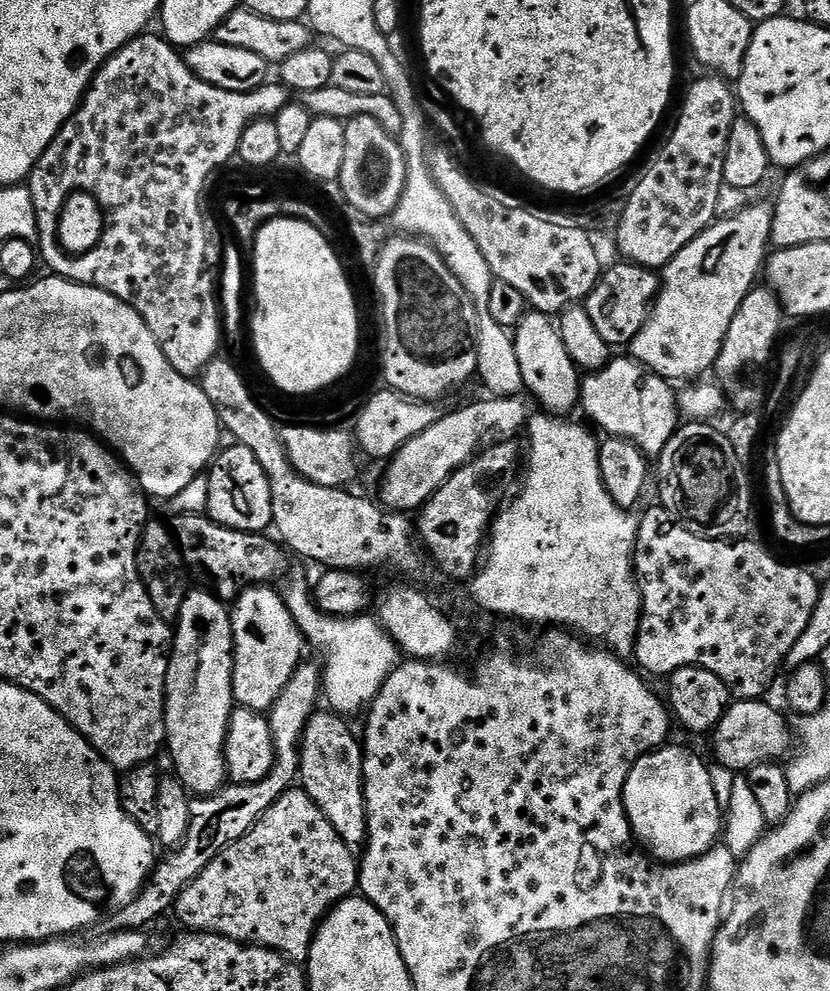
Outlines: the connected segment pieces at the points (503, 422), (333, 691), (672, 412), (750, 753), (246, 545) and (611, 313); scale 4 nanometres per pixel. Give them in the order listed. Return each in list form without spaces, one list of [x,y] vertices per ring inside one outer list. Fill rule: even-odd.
[[[501,396],[487,399],[480,400],[477,404],[468,404],[457,412],[445,411],[440,419],[434,422],[434,426],[430,426],[430,430],[422,430],[418,438],[410,438],[410,442],[406,442],[406,446],[399,448],[395,456],[387,461],[388,473],[384,476],[384,485],[380,488],[379,499],[389,509],[405,514],[423,509],[429,498],[461,466],[481,451],[480,440],[486,439],[491,432],[496,435],[496,438],[516,438],[512,436],[525,431],[530,419],[530,411],[528,412],[528,404],[524,398]]]
[[[293,563],[286,575],[281,577],[279,591],[307,645],[314,646],[324,658],[322,696],[325,703],[328,702],[327,707],[345,718],[360,711],[363,713],[376,699],[389,674],[399,664],[399,647],[373,615],[334,617],[318,608],[312,593],[312,580],[309,580],[305,568],[307,567],[303,563]]]
[[[631,355],[609,360],[608,365],[597,372],[589,372],[583,377],[580,386],[580,404],[584,412],[600,428],[605,428],[608,436],[633,440],[645,456],[658,458],[666,450],[670,438],[682,424],[682,413],[678,407],[678,392],[669,381],[639,364]]]
[[[767,699],[758,700],[736,700],[729,703],[728,709],[722,714],[722,718],[718,722],[718,726],[712,729],[710,739],[712,739],[712,752],[716,755],[716,760],[724,768],[736,772],[732,774],[747,774],[752,767],[758,763],[766,763],[768,761],[779,761],[794,748],[794,728],[788,720],[775,708],[772,704],[767,704]]]
[[[185,512],[175,519],[171,521],[170,527],[189,573],[193,577],[201,576],[208,583],[205,585],[225,602],[235,601],[245,588],[260,586],[272,582],[272,579],[275,581],[289,567],[289,553],[264,532],[227,528],[216,524],[211,516],[195,512]]]
[[[619,262],[613,268],[603,269],[600,281],[588,295],[586,307],[598,334],[613,346],[631,345],[637,334],[644,331],[644,324],[660,294],[661,277],[653,269],[643,268],[641,264]]]

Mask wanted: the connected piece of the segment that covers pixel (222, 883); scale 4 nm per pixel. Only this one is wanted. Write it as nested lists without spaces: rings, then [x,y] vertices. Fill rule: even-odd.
[[[293,786],[286,794],[282,794],[282,798],[278,798],[278,802],[274,802],[274,806],[270,806],[270,810],[266,810],[266,814],[262,814],[262,818],[258,818],[258,822],[246,835],[238,838],[238,842],[226,846],[226,850],[222,850],[222,854],[218,854],[218,858],[214,858],[214,862],[210,862],[210,866],[206,866],[206,870],[202,870],[202,874],[198,874],[198,878],[194,878],[194,882],[190,882],[190,886],[186,886],[182,894],[178,894],[174,916],[185,924],[183,926],[185,929],[194,932],[213,932],[237,940],[240,944],[255,944],[258,948],[273,948],[290,960],[304,962],[308,959],[312,939],[316,937],[316,929],[324,917],[338,901],[353,895],[357,891],[359,882],[360,866],[357,853],[350,846],[346,846],[342,838],[338,838],[338,830],[330,826],[330,818],[326,818],[326,814],[318,810],[314,798],[310,798],[310,794],[306,794],[303,787]]]

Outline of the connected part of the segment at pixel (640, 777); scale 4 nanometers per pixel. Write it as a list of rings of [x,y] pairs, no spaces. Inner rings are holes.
[[[665,746],[646,753],[632,767],[624,787],[624,812],[628,815],[633,837],[647,855],[657,862],[682,864],[717,847],[724,830],[725,809],[722,807],[722,796],[716,793],[716,784],[703,758],[695,756],[688,748],[672,747]]]

